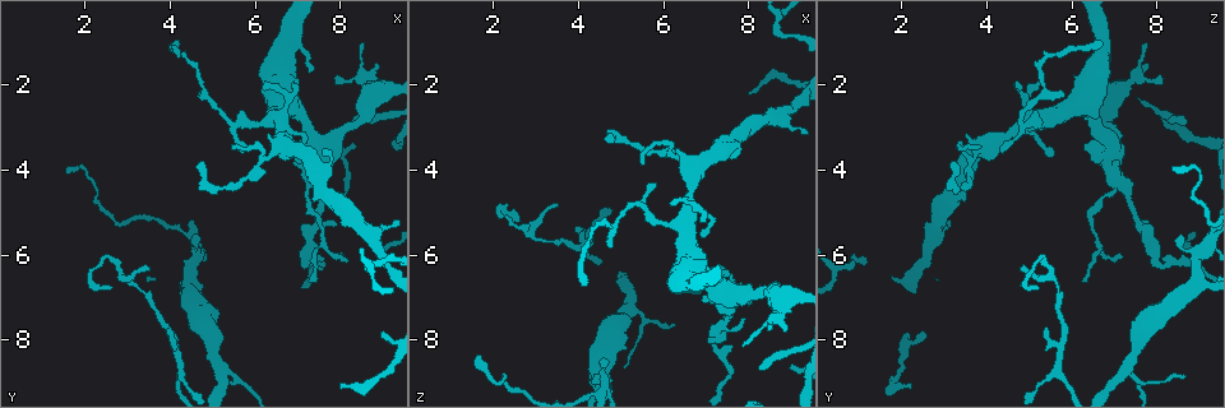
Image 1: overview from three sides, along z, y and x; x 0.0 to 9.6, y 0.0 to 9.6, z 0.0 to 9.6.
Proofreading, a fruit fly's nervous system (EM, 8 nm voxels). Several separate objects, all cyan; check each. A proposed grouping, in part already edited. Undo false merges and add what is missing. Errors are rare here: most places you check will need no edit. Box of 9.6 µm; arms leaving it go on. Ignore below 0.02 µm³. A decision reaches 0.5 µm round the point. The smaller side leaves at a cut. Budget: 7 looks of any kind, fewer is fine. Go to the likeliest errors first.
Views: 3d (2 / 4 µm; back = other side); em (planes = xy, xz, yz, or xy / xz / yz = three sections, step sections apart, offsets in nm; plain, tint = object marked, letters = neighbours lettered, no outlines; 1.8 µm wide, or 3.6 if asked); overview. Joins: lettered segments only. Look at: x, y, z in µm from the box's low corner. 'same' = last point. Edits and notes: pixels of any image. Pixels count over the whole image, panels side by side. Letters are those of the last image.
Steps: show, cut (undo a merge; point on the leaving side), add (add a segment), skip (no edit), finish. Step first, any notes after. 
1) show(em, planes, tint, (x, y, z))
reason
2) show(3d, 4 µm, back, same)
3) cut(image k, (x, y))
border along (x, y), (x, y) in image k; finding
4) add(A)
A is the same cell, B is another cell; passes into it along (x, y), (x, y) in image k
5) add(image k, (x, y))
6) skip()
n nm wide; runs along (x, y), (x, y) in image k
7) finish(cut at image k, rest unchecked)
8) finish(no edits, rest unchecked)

show(3d, 4 µm, (8.25, 2.85, 8.70))
branch stops here

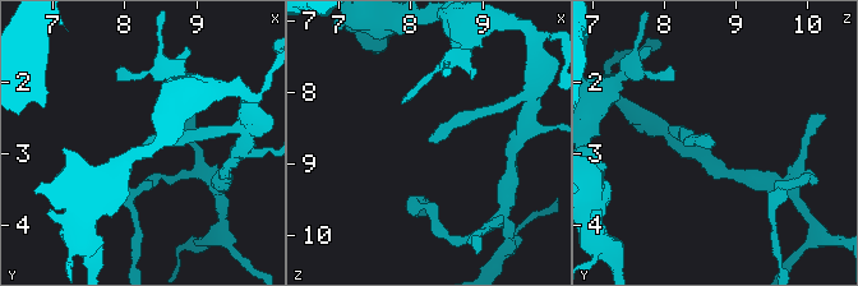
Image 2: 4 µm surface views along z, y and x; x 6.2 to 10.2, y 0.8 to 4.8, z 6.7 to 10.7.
show(em, xz, step 8, letters, (8.25, 2.90, 8.65))

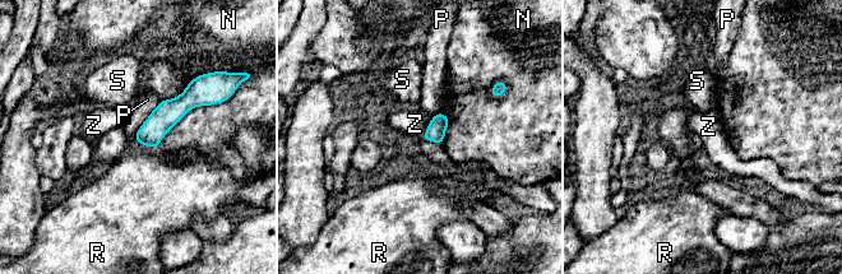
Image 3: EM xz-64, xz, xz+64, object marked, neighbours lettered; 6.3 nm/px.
show(em, planes, letters, same)
cut it another way

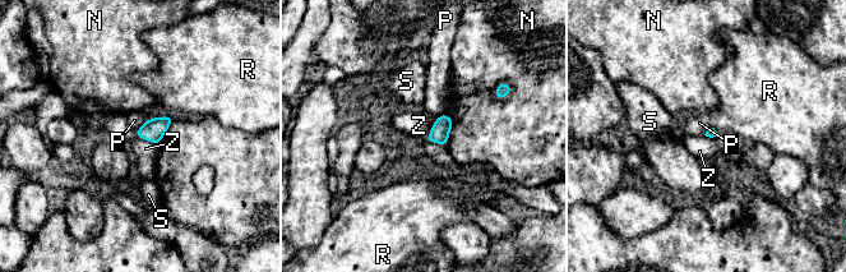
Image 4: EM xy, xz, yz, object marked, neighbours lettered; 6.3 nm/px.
skip()
N, P, R, S and Z are other cells; border along (437, 118), (428, 139), (445, 146) in image 4; no lettered segment goes on from it

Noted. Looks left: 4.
show(em, xz, step 16, tint, (8.00, 9.10, 2.25))
free end

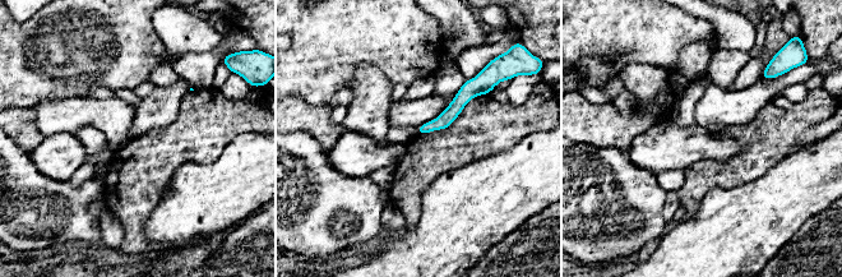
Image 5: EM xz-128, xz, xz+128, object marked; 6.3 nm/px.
show(em, planes, letters, same)
cut it another way

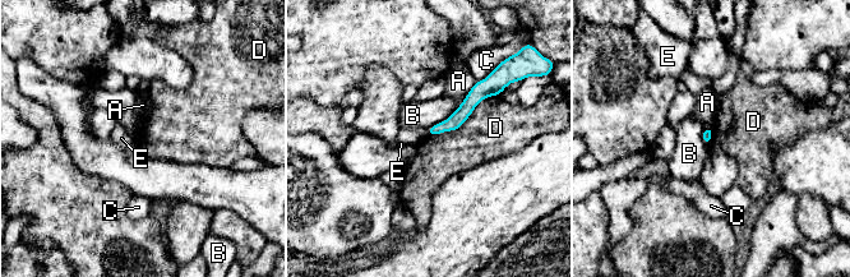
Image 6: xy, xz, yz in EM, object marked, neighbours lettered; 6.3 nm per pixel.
skip()
A, B, C, D and E are other cells; runs along (488, 91), (448, 125), (432, 132) in image 6; none of them fits

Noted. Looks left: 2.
show(em, 3.6 µm, yz, step 8, tint, (7.25, 3.20, 6.70))
branch point

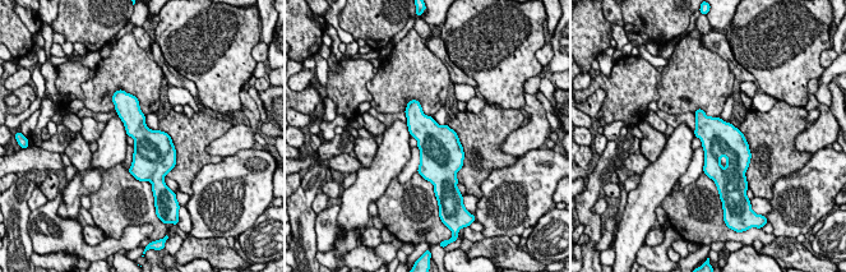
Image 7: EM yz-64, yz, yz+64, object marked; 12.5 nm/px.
show(em, 3.6 µm, yz, step 8, letters, same)

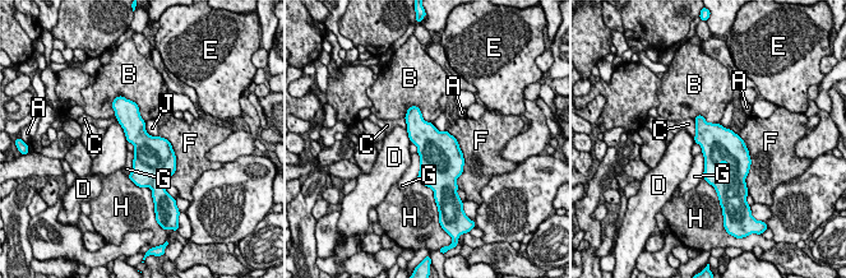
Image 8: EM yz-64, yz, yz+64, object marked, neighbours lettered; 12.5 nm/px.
skip()
F touches over 500 nm; A, B, C, D, E, F, G, H and J are other cells; all the same neuron

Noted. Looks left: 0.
finish(no edits, rest unchecked)

